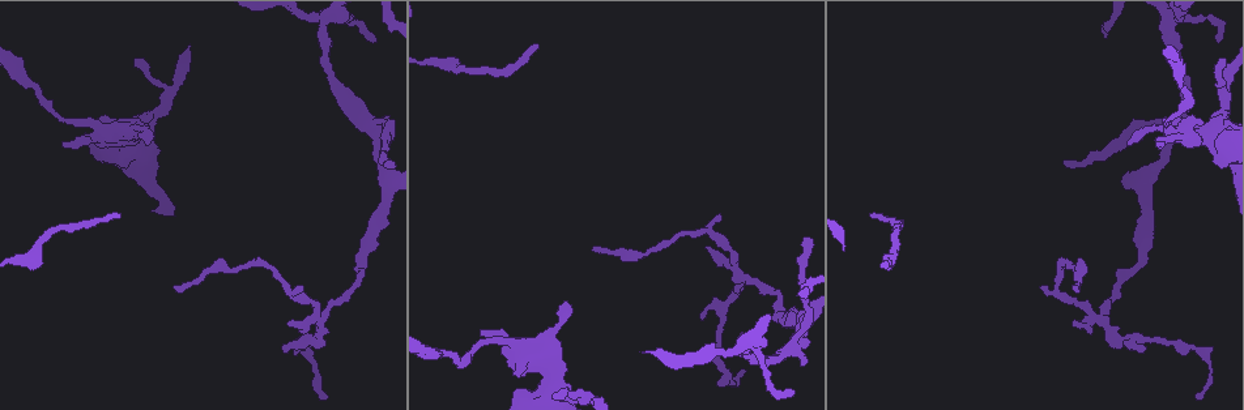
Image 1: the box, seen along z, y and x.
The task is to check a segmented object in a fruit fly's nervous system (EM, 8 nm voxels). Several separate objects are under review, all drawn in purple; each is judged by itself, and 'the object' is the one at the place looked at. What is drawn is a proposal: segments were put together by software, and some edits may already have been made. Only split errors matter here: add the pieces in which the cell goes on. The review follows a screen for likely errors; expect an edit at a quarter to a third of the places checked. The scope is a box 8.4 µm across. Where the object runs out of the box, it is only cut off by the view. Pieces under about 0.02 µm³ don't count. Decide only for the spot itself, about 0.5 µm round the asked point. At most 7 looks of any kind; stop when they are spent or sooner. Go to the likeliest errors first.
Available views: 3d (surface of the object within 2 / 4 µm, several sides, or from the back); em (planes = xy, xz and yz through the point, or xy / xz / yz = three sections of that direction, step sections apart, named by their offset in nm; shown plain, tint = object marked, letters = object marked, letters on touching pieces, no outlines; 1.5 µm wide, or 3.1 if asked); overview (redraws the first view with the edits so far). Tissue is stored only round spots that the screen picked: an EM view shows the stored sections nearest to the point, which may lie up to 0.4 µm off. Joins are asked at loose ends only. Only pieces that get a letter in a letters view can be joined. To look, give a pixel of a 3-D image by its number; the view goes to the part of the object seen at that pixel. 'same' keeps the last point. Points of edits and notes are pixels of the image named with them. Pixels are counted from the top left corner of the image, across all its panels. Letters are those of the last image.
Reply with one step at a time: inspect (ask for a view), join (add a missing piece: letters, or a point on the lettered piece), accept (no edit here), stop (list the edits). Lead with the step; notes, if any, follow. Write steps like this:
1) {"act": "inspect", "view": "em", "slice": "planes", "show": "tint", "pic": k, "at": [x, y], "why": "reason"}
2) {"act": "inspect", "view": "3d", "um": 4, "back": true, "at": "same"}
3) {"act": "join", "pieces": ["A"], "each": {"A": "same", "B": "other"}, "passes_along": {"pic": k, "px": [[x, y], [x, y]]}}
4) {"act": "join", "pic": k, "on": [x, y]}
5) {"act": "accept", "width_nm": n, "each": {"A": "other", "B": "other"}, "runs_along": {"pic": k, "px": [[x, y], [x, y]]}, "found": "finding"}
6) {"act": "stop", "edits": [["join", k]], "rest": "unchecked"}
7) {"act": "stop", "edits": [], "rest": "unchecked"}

{"act": "inspect", "view": "em", "slice": "planes", "show": "letters", "pic": 1, "at": [1127, 145], "why": "branch stops here"}

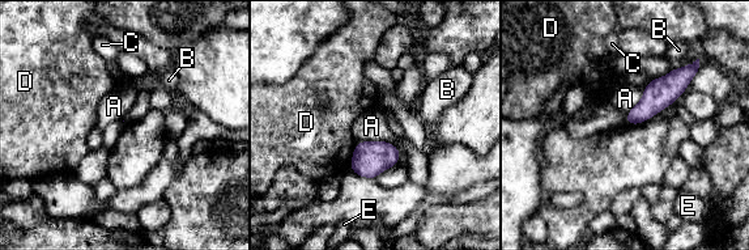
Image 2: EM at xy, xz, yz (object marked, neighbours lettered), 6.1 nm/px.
{"act": "accept", "longest_contact_nm": ["A", 280], "each": {"A": "other", "B": "other", "C": "other", "D": "other", "E": "other"}, "found": "no lettered piece goes on from it"}

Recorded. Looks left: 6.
{"act": "inspect", "view": "em", "slice": "yz", "step": 8, "show": "letters", "pic": 1, "at": [1041, 287], "why": "an open end"}

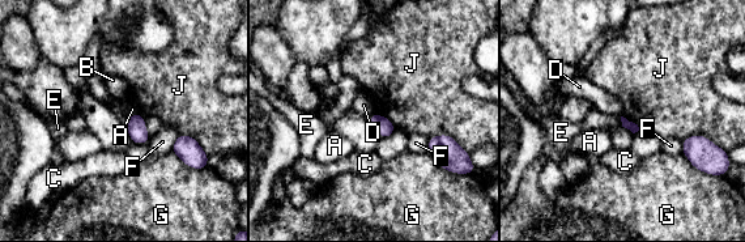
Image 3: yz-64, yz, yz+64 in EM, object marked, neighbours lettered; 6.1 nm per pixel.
{"act": "accept", "longest_contact_nm": ["J", 220], "each": {"A": "other", "B": "other", "C": "other", "D": "other", "E": "other", "F": "other", "G": "other", "J": "other"}, "border": {"pic": 3, "px": [[429, 138], [448, 135], [462, 147]]}, "found": "none of them fits"}

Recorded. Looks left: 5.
{"act": "inspect", "view": "em", "slice": "xz", "step": 4, "show": "letters", "pic": 1, "at": [1157, 146], "why": "branch stops here"}

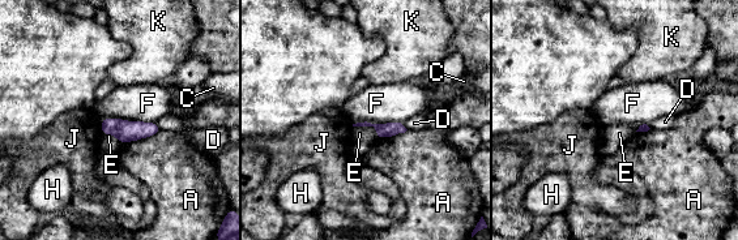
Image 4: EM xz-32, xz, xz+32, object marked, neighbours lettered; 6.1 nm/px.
{"act": "accept", "longest_contact_nm": ["F", 340], "each": {"A": "other", "C": "other", "D": "other", "E": "other", "F": "other", "H": "other", "J": "other", "K": "other"}, "border": {"pic": 4, "px": [[101, 118], [156, 123]]}, "found": "none of them fits"}

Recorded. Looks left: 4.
{"act": "stop", "edits": [], "rest": "unchecked"}

